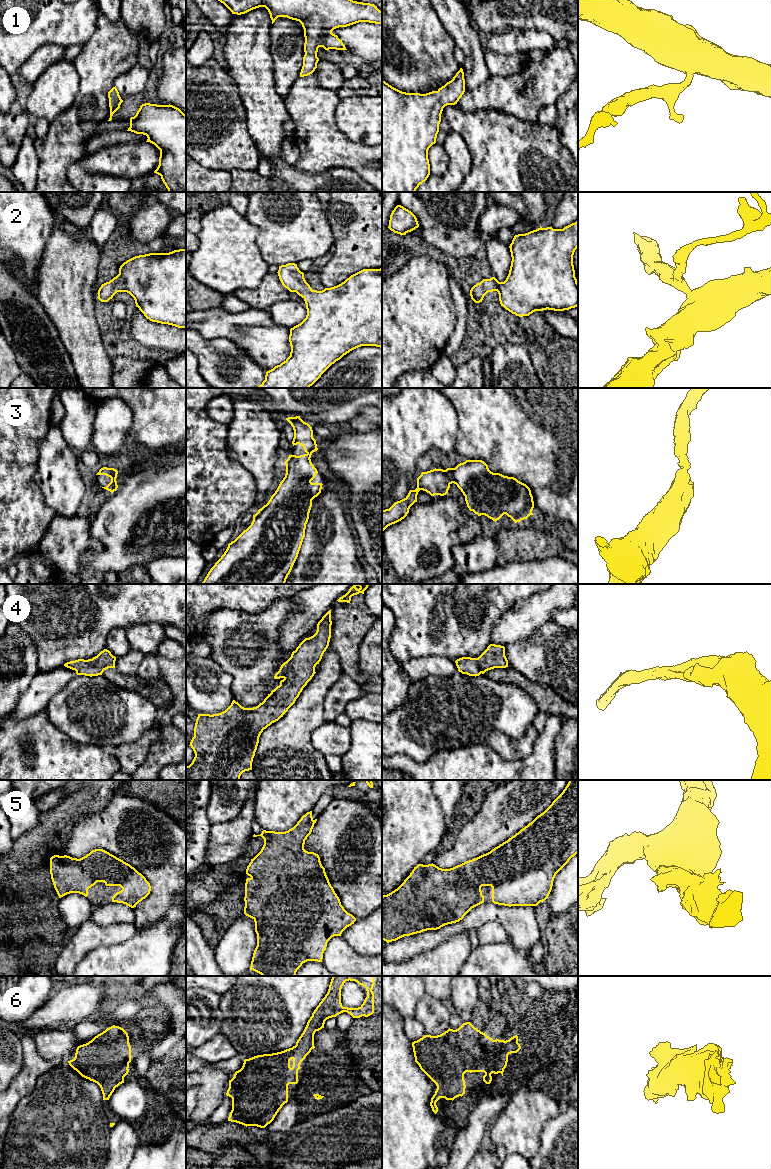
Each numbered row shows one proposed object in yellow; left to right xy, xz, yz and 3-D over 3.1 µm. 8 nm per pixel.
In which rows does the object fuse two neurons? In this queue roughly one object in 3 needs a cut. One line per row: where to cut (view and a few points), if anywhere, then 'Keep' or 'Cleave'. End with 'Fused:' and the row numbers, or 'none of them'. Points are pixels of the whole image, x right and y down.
1: No split. Keep
2: No split. Keep
3: No split. Keep
4: No split. Keep
5: No split. Keep
6: No split. Keep
Fused: none of them

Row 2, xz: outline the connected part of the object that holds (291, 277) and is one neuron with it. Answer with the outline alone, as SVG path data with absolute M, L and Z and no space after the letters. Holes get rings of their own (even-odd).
M295 263L279 266L277 273L285 288L290 292L296 292L304 299L307 315L300 324L290 329L290 356L280 365L267 371L265 380L256 388L309 388L332 364L350 351L361 346L382 348L382 268L363 269L341 284L322 291L310 287L304 278L304 273Z

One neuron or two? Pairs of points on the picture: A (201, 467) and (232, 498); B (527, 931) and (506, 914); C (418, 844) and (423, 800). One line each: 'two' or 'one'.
A: one
B: one
C: one

